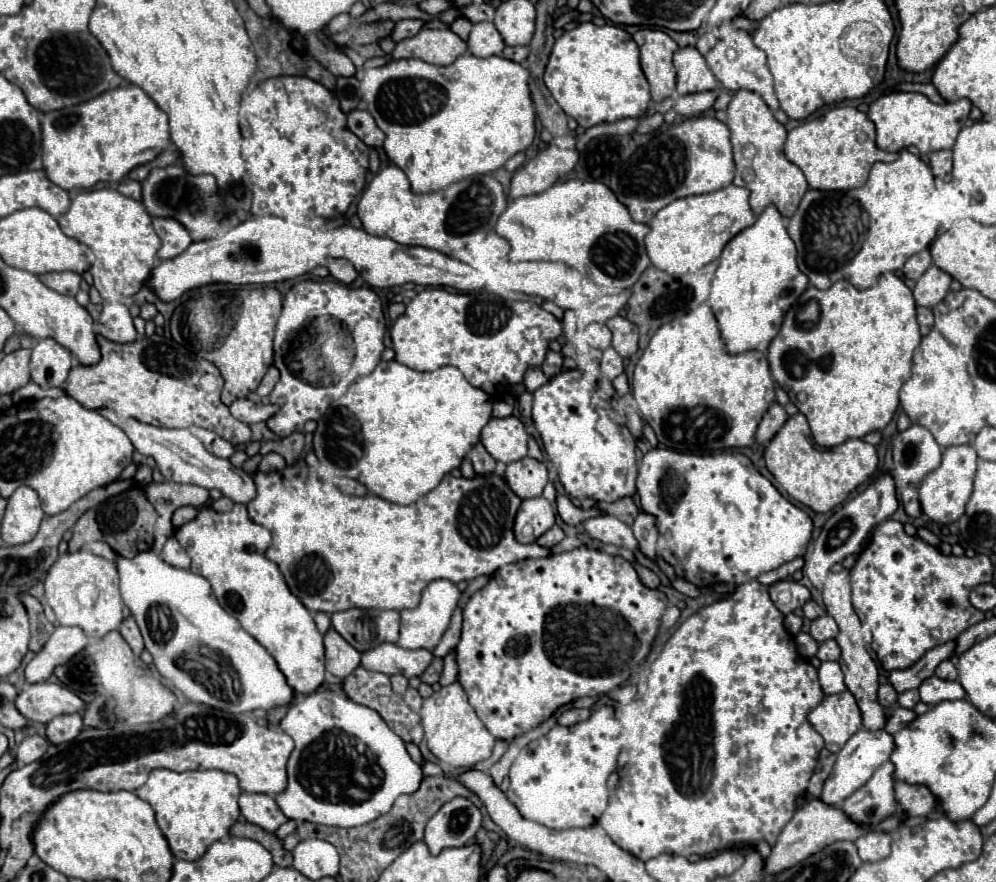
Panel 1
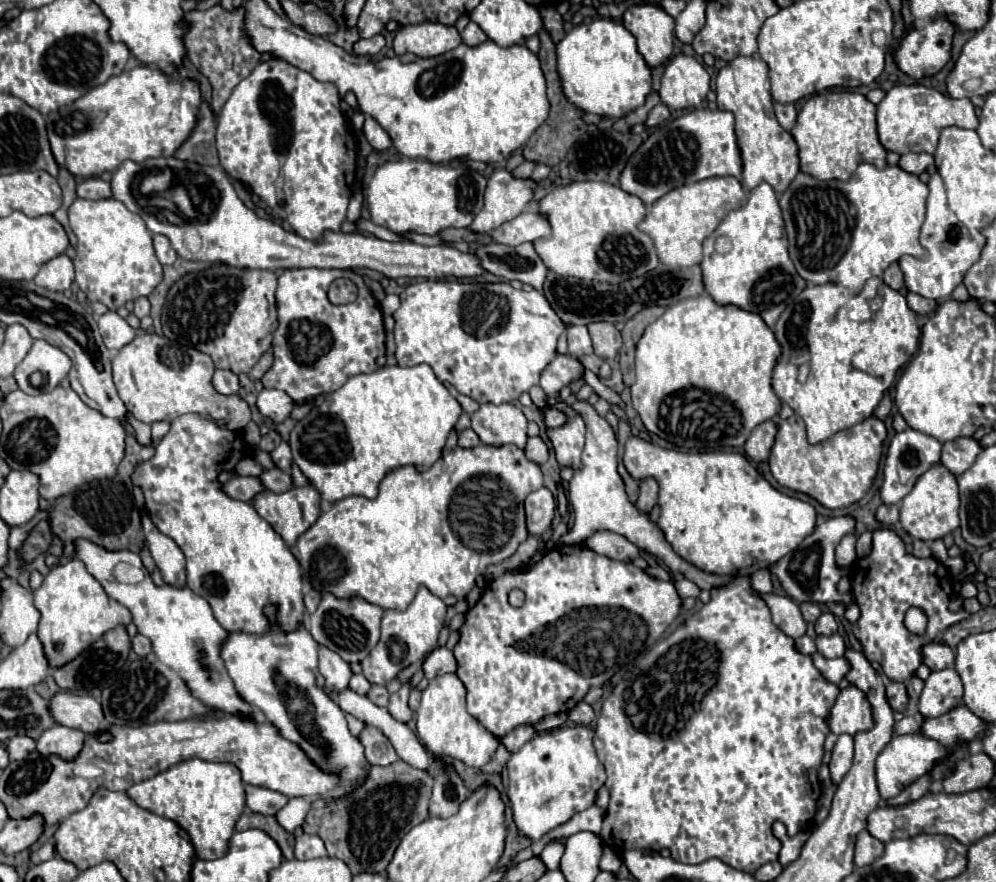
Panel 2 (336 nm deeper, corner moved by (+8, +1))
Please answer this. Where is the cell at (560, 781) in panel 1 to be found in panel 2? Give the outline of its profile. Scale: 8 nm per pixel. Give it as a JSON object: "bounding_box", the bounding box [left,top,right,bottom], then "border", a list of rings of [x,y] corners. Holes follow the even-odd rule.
{"bounding_box":[507,726,605,840],"border":[[[563,726],[537,732],[531,742],[511,754],[507,770],[515,824],[533,840],[567,822],[573,812],[595,804],[597,790],[605,784],[605,768],[593,750],[593,728],[589,726]]]}

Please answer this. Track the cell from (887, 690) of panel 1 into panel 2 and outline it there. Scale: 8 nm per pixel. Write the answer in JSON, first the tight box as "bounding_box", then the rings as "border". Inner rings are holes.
{"bounding_box":[887,682,909,714],"border":[[[889,682],[887,684],[887,700],[889,700],[889,704],[891,704],[891,708],[895,712],[905,714],[907,704],[909,704],[909,696],[907,696],[905,684],[903,682]]]}

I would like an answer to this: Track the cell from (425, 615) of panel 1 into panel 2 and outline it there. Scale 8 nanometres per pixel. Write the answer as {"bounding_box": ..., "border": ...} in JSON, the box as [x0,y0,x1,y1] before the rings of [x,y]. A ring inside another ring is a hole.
{"bounding_box":[361,586,447,686],"border":[[[425,586],[415,594],[415,598],[407,610],[385,610],[383,620],[381,620],[381,640],[367,654],[367,658],[361,660],[363,676],[371,684],[387,686],[387,682],[397,678],[397,674],[403,668],[421,660],[427,652],[431,652],[435,648],[439,630],[443,628],[443,622],[445,622],[445,612],[447,612],[447,606],[443,604],[443,600],[433,596],[429,590],[425,590]],[[387,660],[393,666],[387,666]]]}

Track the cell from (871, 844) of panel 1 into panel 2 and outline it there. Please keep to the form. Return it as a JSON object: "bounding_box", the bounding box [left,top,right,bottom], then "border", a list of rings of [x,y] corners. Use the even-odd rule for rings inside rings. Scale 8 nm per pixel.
{"bounding_box":[855,830,885,866],"border":[[[863,830],[857,836],[857,844],[855,844],[855,866],[867,866],[869,862],[875,862],[883,854],[883,850],[885,850],[883,842],[873,838],[869,830]]]}

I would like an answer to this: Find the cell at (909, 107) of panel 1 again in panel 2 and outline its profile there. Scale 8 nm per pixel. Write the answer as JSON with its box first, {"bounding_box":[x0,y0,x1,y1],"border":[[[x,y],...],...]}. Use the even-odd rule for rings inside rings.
{"bounding_box":[877,84,979,154],"border":[[[919,84],[891,88],[877,106],[879,140],[885,146],[885,150],[891,150],[897,154],[907,154],[907,152],[933,154],[937,148],[941,128],[959,126],[959,128],[975,130],[977,124],[979,124],[979,118],[969,98],[961,98],[961,100],[949,98],[933,88],[925,88]]]}

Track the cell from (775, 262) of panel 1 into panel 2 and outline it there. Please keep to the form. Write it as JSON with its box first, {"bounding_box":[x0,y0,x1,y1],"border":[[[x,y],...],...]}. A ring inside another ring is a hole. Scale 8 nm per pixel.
{"bounding_box":[701,182,797,328],"border":[[[767,182],[753,188],[747,204],[731,210],[705,240],[701,270],[705,290],[717,304],[735,304],[743,310],[759,314],[769,328],[775,326],[795,290],[797,270],[787,254],[785,224],[777,194]]]}

